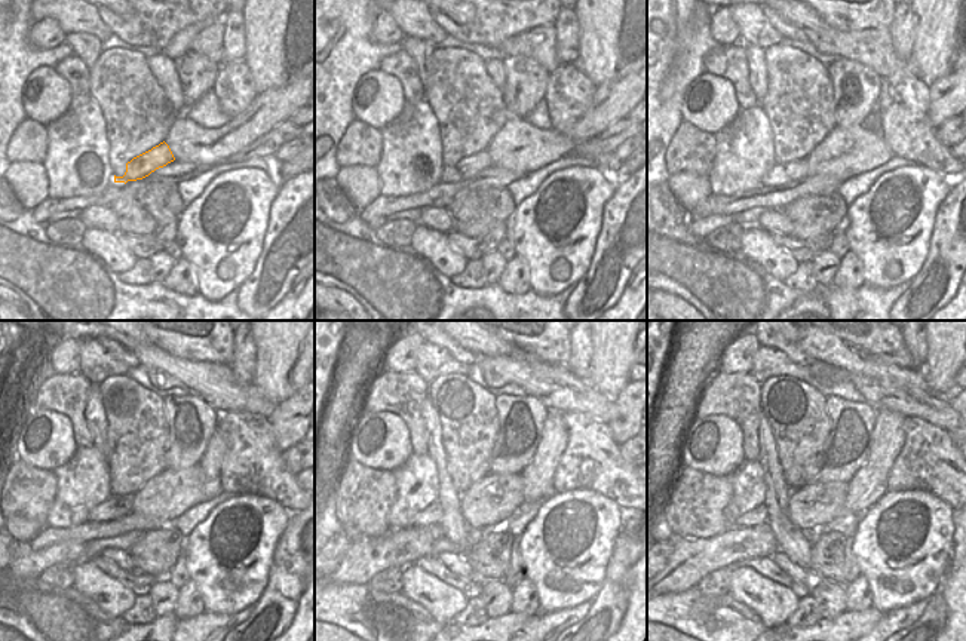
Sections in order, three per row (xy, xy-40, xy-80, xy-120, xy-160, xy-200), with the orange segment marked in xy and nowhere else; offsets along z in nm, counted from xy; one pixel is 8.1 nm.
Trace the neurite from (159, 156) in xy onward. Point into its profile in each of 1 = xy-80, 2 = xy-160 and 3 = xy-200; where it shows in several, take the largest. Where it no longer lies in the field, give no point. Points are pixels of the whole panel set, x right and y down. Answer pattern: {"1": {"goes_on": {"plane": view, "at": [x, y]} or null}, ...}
{"1": {"goes_on": {"plane": "xy-80", "at": [778, 175]}}, "2": {"goes_on": {"plane": "xy-160", "at": [431, 515]}}, "3": {"goes_on": {"plane": "xy-200", "at": [757, 517]}}}

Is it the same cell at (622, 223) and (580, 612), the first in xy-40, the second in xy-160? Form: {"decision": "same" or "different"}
{"decision": "different"}

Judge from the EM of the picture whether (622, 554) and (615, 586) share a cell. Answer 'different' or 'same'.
same

